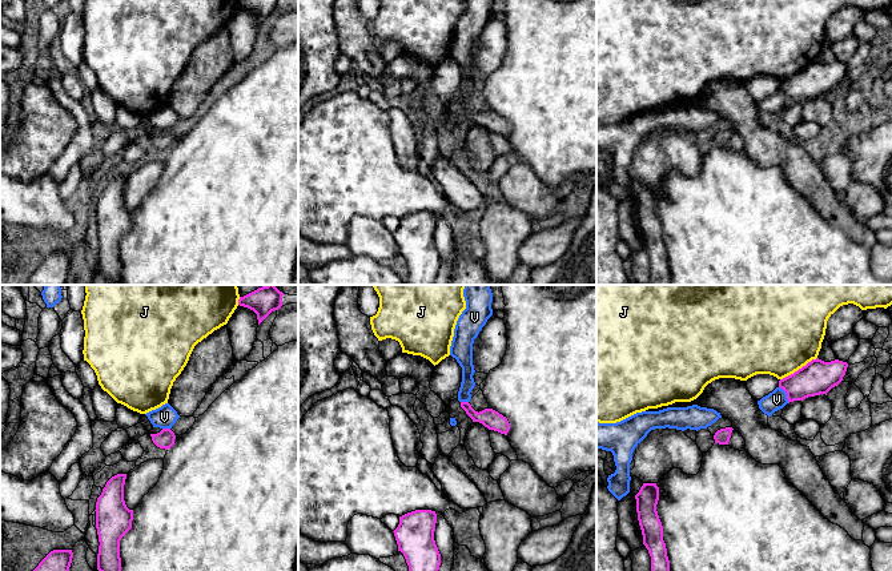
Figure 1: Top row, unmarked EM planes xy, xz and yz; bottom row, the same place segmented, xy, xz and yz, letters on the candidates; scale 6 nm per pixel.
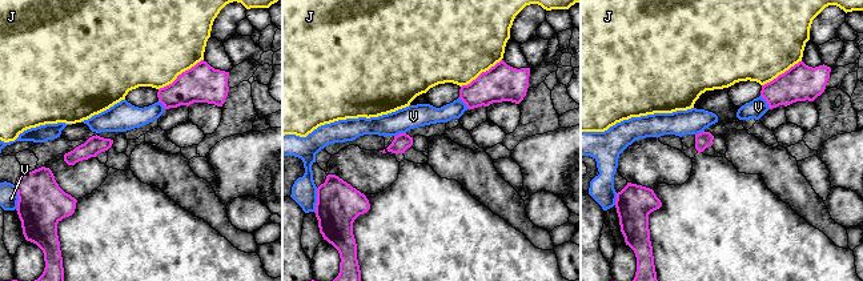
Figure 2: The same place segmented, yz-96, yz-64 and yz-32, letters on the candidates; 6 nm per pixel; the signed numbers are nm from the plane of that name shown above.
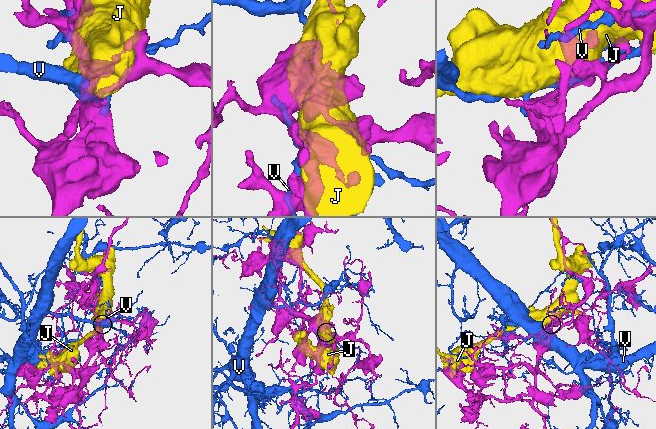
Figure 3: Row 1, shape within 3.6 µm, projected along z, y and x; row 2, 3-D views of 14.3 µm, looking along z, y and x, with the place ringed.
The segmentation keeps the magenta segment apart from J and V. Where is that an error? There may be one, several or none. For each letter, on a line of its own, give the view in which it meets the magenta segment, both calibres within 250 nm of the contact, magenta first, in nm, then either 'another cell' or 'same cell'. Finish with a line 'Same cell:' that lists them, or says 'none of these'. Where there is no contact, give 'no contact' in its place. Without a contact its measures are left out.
J: contact in yz; calibres 200 and 460 nm; another cell
V: contact in yz; calibres 200 and 120 nm; another cell
Same cell: none of these

